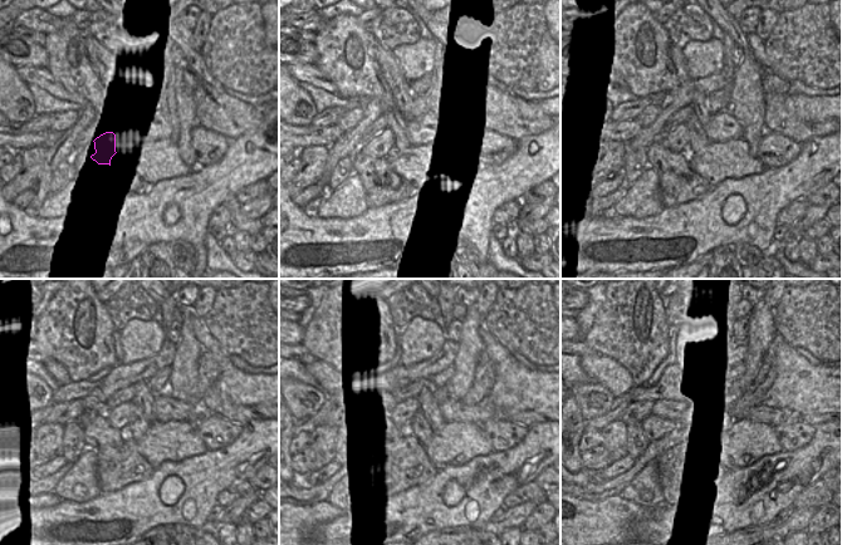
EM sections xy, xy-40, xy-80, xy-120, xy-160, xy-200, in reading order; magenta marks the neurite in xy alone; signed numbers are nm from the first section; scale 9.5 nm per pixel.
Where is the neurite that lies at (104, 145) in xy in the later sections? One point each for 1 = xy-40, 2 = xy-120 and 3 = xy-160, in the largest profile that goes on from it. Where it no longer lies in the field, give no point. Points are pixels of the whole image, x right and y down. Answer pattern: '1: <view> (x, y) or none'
1: xy-40 (386, 141)
2: xy-120 (118, 417)
3: xy-160 (402, 412)

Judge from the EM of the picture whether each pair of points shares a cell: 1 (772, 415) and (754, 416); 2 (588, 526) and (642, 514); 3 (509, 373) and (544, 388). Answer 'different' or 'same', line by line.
1: same
2: same
3: same

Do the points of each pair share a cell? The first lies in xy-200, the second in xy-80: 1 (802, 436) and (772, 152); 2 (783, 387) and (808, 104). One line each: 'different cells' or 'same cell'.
1: same cell
2: same cell

